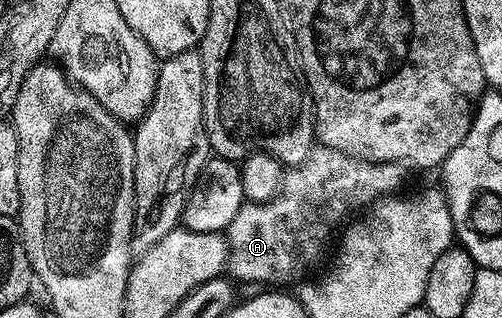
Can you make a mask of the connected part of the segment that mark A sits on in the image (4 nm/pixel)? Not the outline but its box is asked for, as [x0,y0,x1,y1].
[226,144,396,287]

